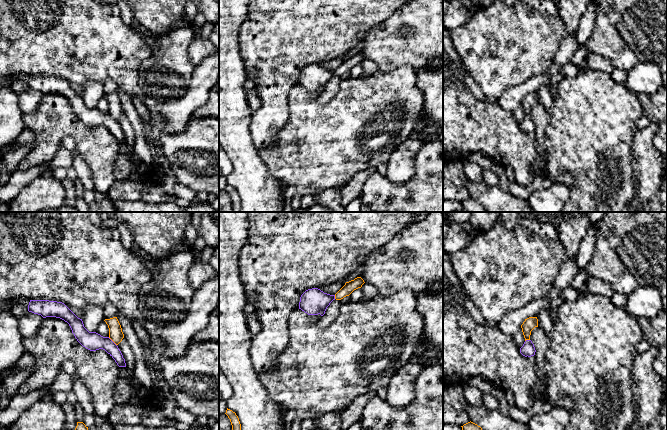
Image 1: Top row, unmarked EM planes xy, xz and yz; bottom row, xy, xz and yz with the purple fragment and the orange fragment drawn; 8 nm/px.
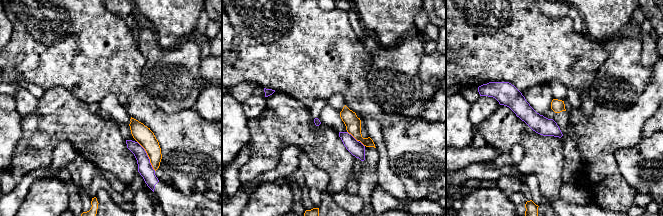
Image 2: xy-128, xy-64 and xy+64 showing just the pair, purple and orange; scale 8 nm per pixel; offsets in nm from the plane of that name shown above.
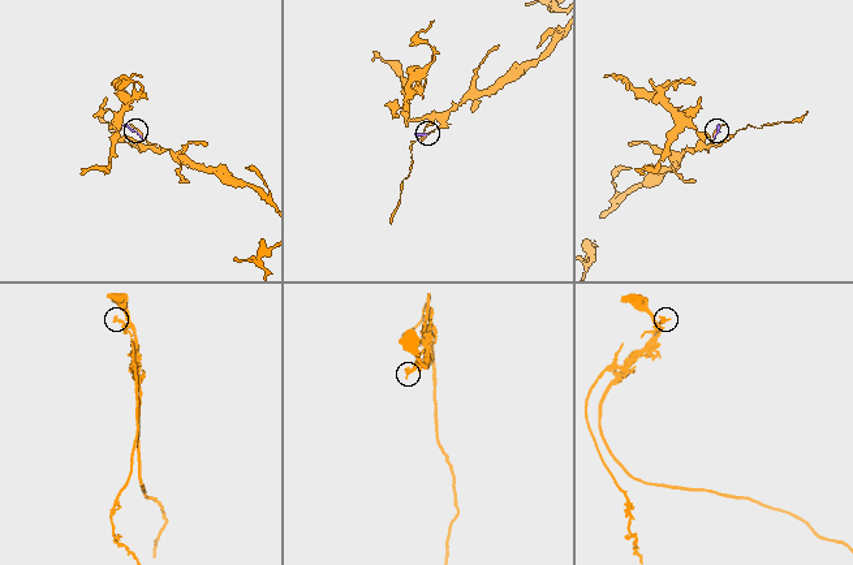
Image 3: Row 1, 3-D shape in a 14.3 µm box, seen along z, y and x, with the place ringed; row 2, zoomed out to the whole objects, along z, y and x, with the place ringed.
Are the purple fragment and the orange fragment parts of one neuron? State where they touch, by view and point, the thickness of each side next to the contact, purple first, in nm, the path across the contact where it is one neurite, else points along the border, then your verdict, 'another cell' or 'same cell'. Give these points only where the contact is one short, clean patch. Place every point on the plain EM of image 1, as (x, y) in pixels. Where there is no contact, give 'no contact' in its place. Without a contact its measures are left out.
meets purple in xy at (112, 117); 150 nm thick on the purple side, 110 nm on the other; border along xy (108, 113), (116, 121); another cell

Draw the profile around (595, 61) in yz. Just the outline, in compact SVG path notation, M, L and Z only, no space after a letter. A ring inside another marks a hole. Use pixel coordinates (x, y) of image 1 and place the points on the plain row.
M588 53L585 57L588 66L595 70L600 70L611 74L613 67L609 59L602 57L599 54Z

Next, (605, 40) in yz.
M599 0L594 29L586 42L590 53L610 60L612 67L629 71L638 62L655 63L667 73L667 0Z

